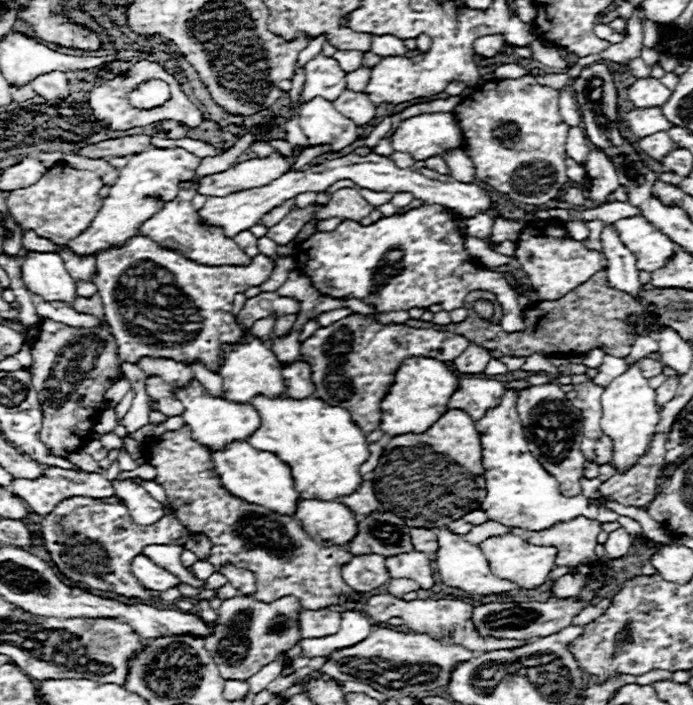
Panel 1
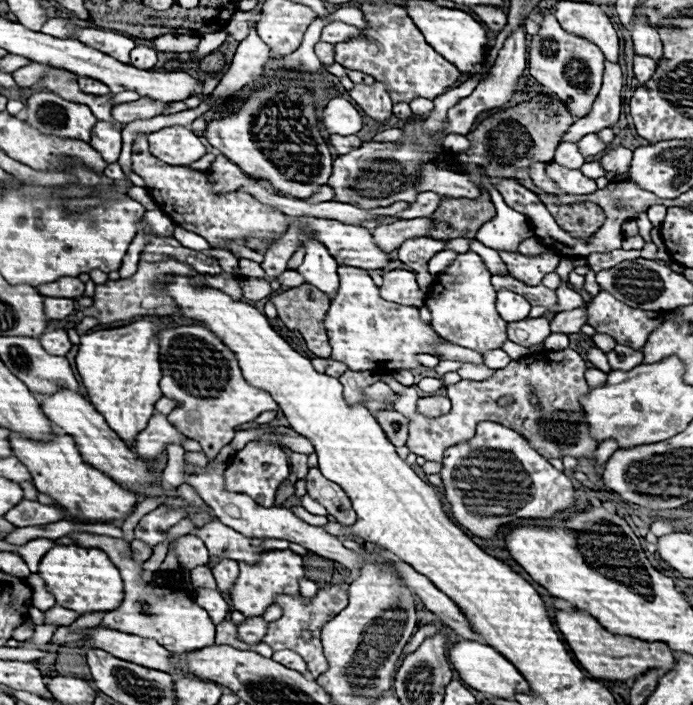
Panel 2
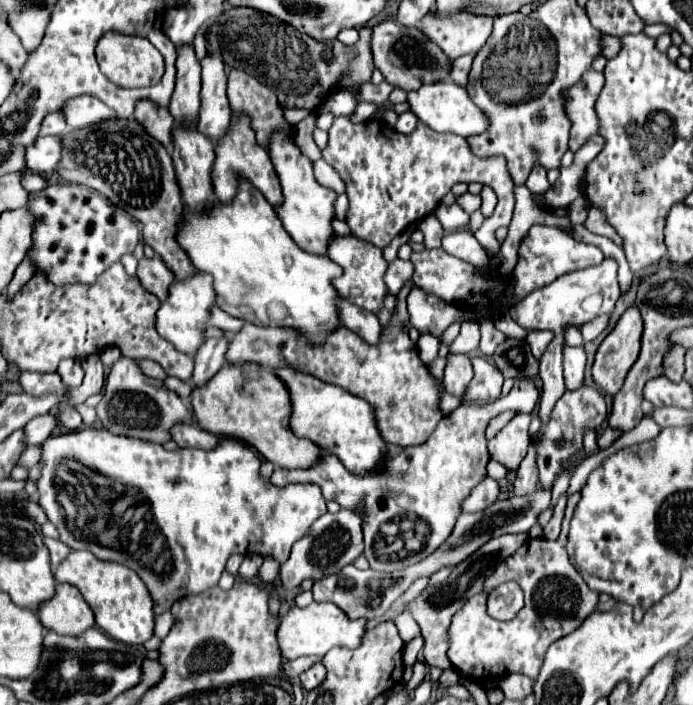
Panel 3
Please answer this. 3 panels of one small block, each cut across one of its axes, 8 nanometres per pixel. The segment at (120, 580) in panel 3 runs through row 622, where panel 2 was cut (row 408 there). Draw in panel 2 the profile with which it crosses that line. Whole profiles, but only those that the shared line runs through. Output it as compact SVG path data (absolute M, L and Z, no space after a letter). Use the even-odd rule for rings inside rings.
M136 320L122 328L100 330L82 336L76 354L76 368L88 390L90 402L130 446L132 438L148 426L154 414L154 404L162 398L160 390L160 360L158 360L158 324L152 320Z

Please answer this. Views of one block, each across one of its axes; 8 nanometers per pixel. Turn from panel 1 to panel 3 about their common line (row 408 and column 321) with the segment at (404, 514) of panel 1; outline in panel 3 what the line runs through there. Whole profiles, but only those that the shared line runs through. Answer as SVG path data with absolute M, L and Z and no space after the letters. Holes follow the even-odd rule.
M252 362L240 366L222 366L206 386L192 390L192 408L200 428L216 436L238 438L250 444L274 466L312 468L316 462L320 462L320 446L310 440L296 438L288 426L288 418L292 416L288 388L284 382L280 382L280 378L276 378L274 370L266 366Z

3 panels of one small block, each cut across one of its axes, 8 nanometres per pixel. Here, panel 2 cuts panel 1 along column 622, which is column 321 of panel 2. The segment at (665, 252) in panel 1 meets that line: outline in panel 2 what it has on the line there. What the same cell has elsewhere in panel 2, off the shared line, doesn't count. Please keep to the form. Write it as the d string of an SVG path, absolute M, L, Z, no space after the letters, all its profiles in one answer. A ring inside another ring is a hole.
M304 218L302 232L298 234L298 248L302 248L304 240L308 240L308 238L320 240L328 248L328 252L336 258L338 264L346 264L346 266L354 266L354 268L364 268L364 270L382 270L390 262L390 254L382 252L374 244L370 230L366 230L362 226L344 224L344 222L338 222L338 220L324 220L324 218Z

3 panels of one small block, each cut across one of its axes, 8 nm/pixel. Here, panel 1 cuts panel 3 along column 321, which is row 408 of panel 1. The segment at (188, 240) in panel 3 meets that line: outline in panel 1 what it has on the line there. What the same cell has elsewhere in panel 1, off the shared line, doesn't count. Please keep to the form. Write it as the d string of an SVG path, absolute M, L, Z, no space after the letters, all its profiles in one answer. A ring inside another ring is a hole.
M258 396L258 398L252 398L250 404L258 410L260 418L262 418L262 426L248 438L248 442L258 450L276 454L282 462L286 462L290 466L292 478L294 478L294 488L298 490L298 494L302 498L334 500L338 496L352 494L360 486L362 476L358 472L358 466L362 462L366 462L366 458L368 458L368 442L366 442L364 432L352 424L348 410L344 410L340 406L330 406L316 396L302 398L302 400L294 400L294 398L286 398L286 396L280 396L280 398Z

